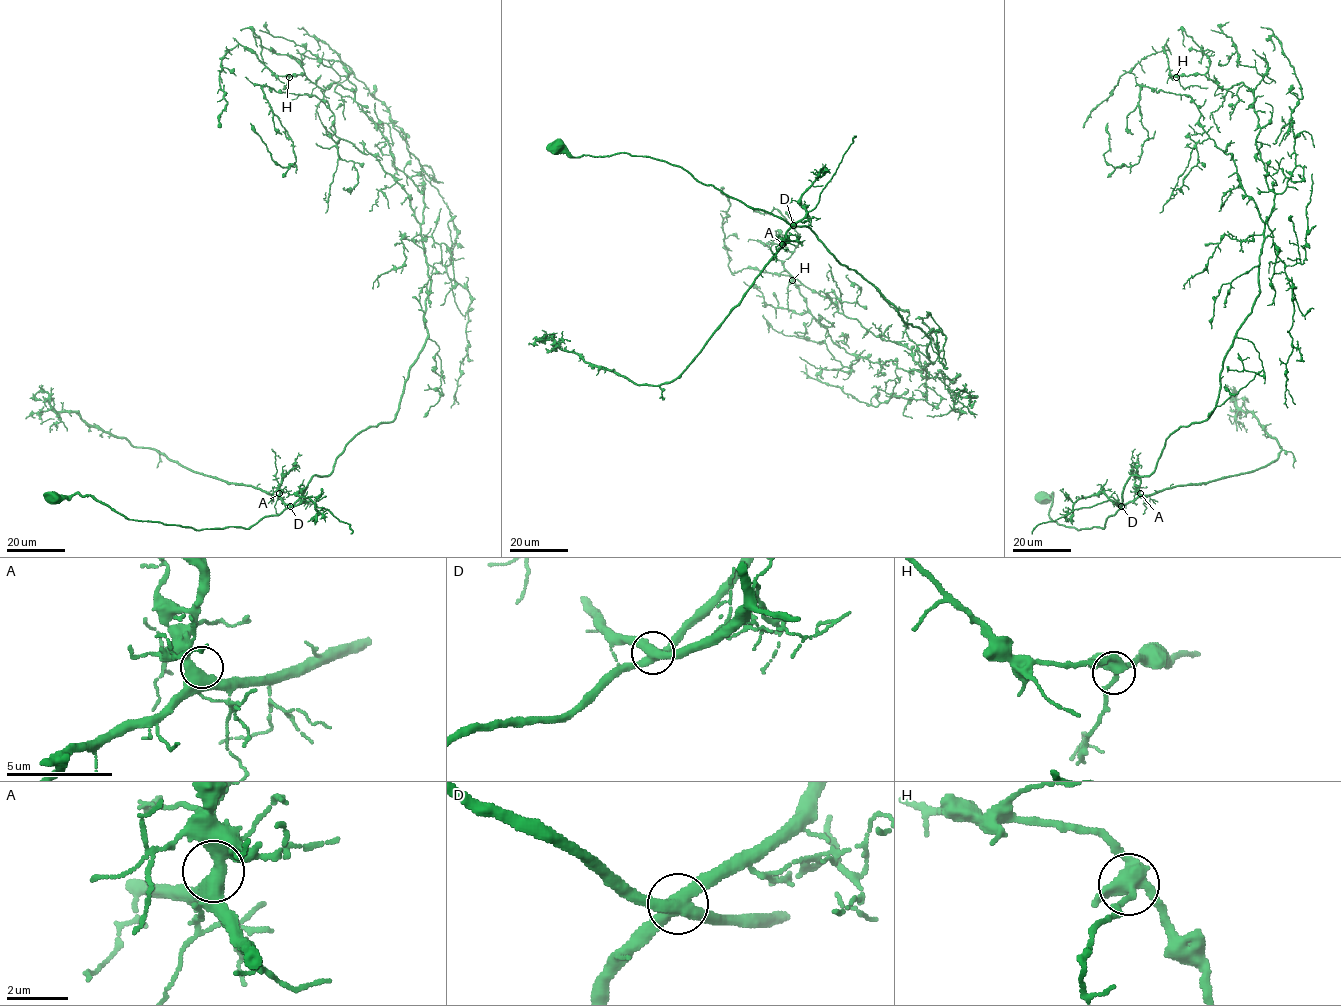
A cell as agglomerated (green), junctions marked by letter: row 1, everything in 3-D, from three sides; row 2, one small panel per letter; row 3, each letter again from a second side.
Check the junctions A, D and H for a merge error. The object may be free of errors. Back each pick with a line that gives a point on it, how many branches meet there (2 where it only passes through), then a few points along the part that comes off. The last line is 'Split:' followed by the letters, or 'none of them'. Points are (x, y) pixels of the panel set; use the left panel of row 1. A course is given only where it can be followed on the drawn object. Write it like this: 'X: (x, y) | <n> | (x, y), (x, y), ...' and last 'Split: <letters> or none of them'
D: (290, 506) | 4 | (290, 506), (135, 447), (76, 413), (57, 412), (39, 391), (41, 400)
Split: D

